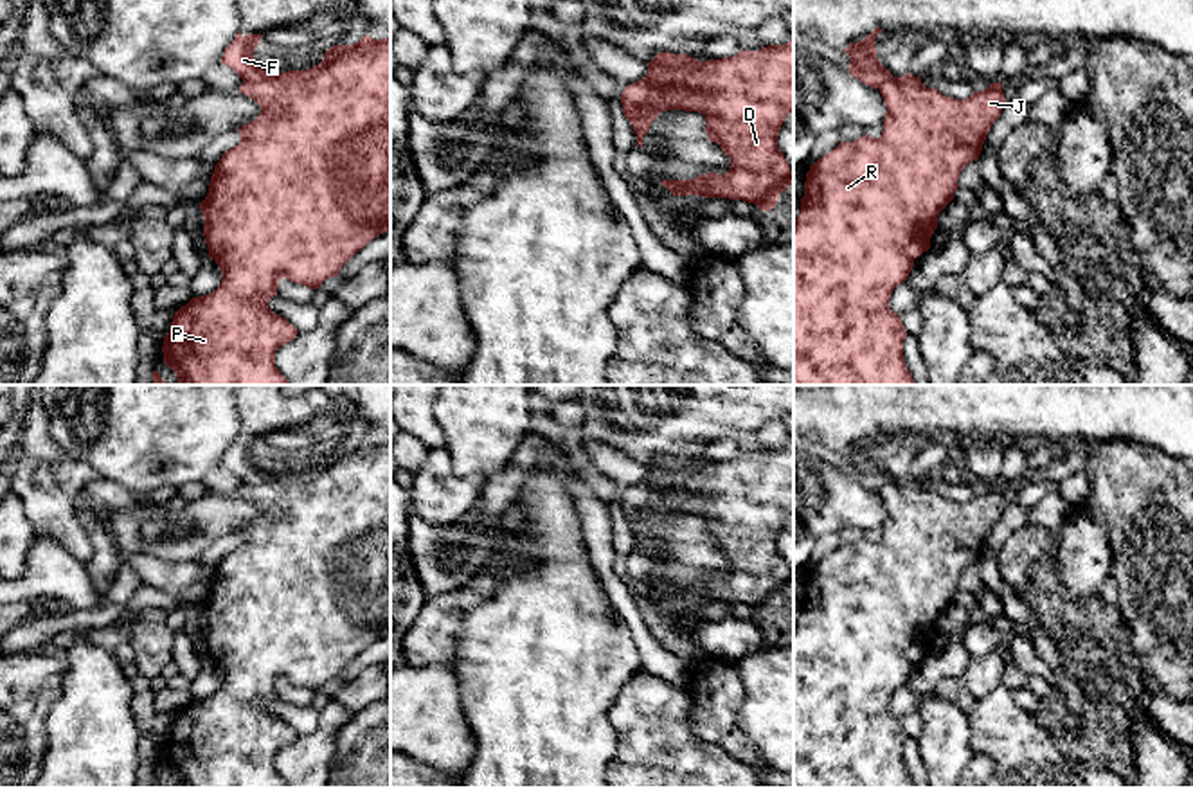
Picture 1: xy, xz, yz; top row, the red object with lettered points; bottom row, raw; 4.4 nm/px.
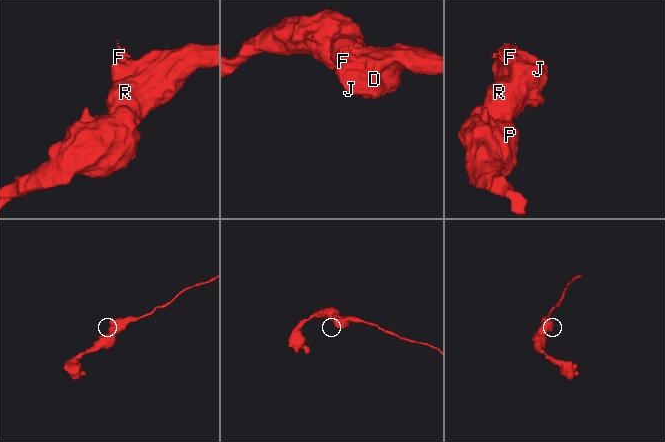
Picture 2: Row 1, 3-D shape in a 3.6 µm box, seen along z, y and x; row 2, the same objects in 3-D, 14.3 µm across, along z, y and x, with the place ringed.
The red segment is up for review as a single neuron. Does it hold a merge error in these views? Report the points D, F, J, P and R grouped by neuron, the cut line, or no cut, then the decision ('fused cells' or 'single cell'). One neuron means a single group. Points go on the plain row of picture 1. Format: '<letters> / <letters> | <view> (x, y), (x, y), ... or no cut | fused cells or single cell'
D J P R / F | xz (695, 463), (679, 474), (648, 479) | fused cells

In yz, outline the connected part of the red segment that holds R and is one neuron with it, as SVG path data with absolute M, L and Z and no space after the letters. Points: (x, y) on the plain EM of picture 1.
M912 477L893 480L880 491L880 497L887 511L882 538L878 542L864 538L853 545L842 543L835 552L812 567L806 576L804 599L801 601L801 613L794 626L794 788L916 788L903 763L907 734L900 718L891 714L889 702L893 693L907 684L914 662L930 651L939 615L954 603L963 570L979 561L986 538L1006 506L1000 484L959 504L943 498L936 491L927 491Z

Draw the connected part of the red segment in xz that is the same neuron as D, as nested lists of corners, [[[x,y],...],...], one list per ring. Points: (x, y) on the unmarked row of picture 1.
[[[794,441],[761,453],[695,464],[673,477],[646,479],[621,497],[624,520],[633,529],[637,549],[659,516],[698,515],[705,520],[711,545],[731,561],[727,576],[691,583],[662,583],[673,599],[696,597],[776,610],[792,587],[792,574],[777,551],[777,538],[794,513]]]

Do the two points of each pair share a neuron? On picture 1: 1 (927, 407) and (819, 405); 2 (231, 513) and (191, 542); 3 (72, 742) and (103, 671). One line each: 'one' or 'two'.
1: one
2: one
3: one

